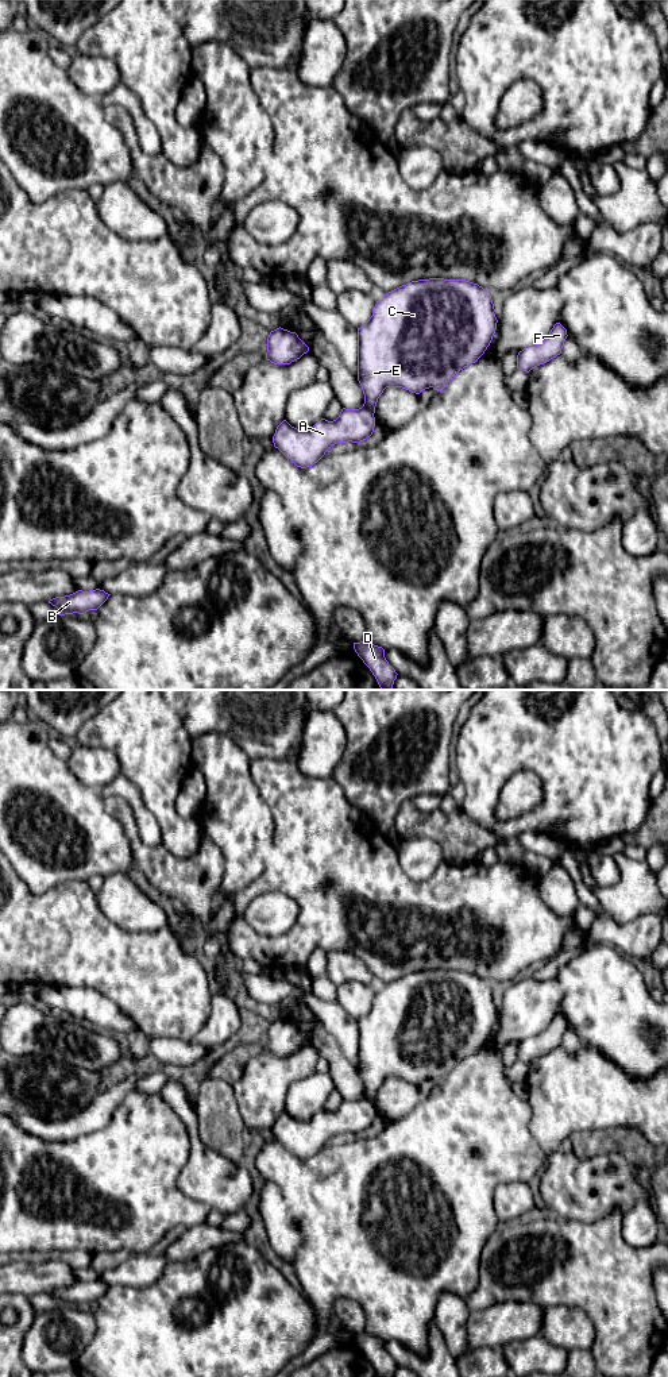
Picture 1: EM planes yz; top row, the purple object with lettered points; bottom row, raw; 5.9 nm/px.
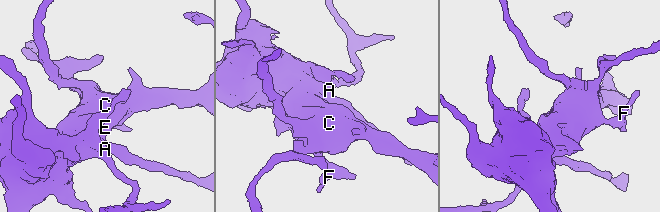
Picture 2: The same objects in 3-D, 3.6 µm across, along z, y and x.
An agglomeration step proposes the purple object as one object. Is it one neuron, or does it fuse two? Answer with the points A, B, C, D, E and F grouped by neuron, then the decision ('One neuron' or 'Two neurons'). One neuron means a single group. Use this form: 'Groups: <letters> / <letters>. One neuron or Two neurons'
Groups: A B C D E F. One neuron

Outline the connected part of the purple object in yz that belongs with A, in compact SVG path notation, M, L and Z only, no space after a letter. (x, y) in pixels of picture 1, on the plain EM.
M418 971L386 984L381 992L377 992L368 1012L358 1019L358 1072L364 1085L363 1098L343 1099L336 1111L321 1110L310 1120L297 1120L283 1111L273 1127L274 1138L297 1158L306 1160L317 1154L337 1134L359 1135L366 1131L374 1123L375 1098L383 1081L394 1077L416 1085L429 1079L441 1083L460 1061L475 1054L490 1037L498 1014L494 1003L491 984L466 971Z

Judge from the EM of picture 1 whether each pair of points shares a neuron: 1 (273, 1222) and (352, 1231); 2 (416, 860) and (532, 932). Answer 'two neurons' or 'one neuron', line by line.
1: two neurons
2: two neurons

